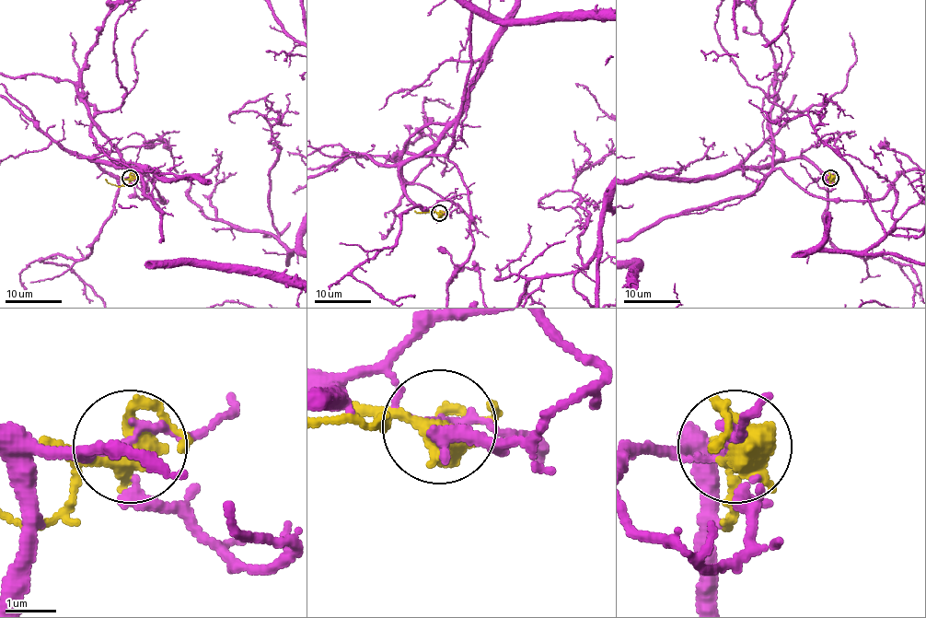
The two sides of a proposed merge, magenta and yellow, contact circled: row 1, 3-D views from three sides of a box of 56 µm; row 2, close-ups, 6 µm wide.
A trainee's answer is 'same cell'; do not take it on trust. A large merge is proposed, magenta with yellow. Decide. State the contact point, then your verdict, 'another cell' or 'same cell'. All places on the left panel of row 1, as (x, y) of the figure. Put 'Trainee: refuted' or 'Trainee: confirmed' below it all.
at (130, 178); another cell
Trainee: refuted

